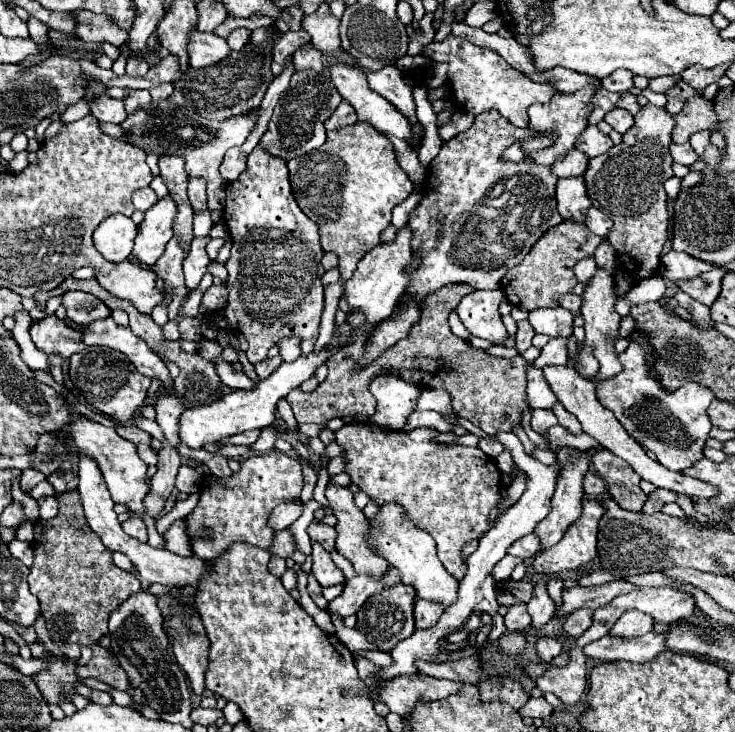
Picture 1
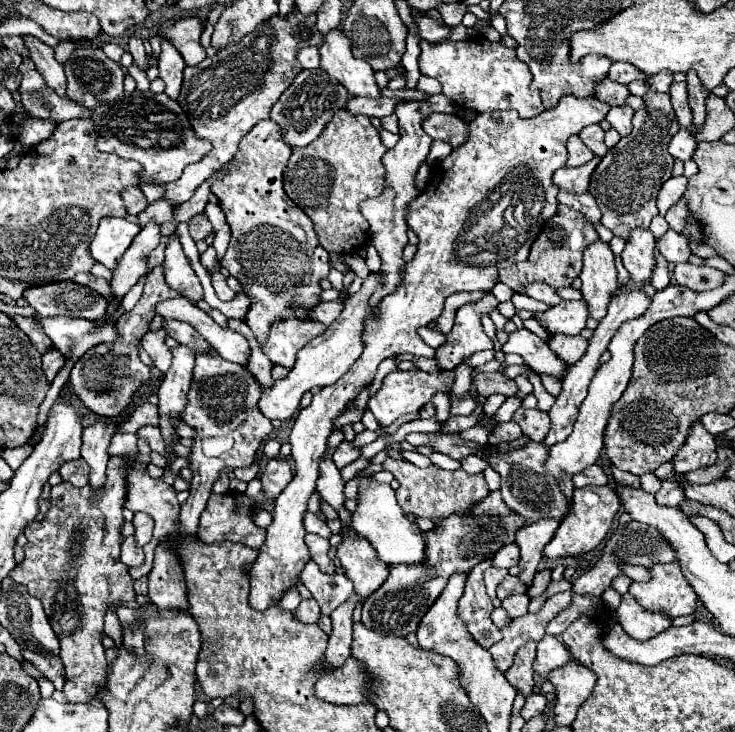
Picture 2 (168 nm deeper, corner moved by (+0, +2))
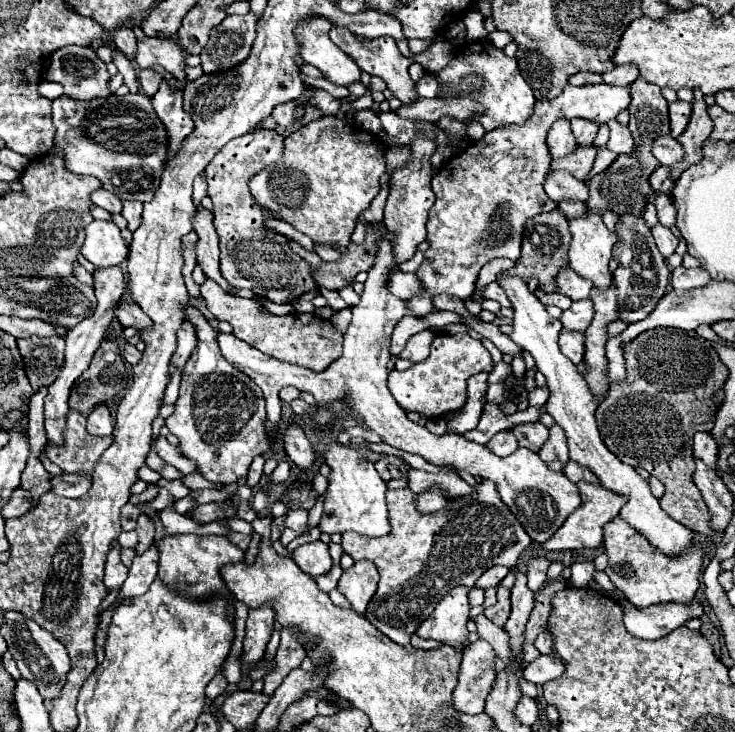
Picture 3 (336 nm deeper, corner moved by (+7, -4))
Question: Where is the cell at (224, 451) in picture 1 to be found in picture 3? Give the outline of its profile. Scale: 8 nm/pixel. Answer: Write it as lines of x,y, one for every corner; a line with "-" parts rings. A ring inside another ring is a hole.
149,484
147,489
140,495
132,495
129,499
131,504
137,504
139,502
147,502
154,499
159,491
159,487
156,484

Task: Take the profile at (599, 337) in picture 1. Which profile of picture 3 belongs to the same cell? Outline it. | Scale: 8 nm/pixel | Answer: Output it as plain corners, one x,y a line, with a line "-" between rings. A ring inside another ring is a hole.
586,210
584,216
572,218
572,220
568,220
568,224
570,224
570,232
572,232
572,244
568,250
570,268
574,268
580,276
590,278
594,282
594,288
606,290
612,280
608,262
612,258
612,246
616,244
616,234
604,226
602,214
594,214
594,210

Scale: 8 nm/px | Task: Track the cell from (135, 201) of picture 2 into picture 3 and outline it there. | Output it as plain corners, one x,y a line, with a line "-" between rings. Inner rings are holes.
94,190
92,192
92,202
104,210
108,210
110,214
116,214
122,210
122,202
120,198
116,198
112,192
108,190

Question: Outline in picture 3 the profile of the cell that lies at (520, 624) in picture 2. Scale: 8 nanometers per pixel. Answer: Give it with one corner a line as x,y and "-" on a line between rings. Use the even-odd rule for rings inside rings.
478,638
462,652
458,686
452,694
452,706
456,706
456,712
484,712
484,702
494,684
494,676
494,650
488,648
486,640

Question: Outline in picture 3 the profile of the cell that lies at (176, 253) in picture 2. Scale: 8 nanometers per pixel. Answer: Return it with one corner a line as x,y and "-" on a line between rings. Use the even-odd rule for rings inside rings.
186,306
186,318
196,326
198,346
184,366
176,410
166,418
166,426
180,440
184,454
198,464
206,480
214,484
232,484
248,474
258,454
266,454
270,448
264,430
264,394
252,378
224,360
216,342
218,330
208,324
200,310

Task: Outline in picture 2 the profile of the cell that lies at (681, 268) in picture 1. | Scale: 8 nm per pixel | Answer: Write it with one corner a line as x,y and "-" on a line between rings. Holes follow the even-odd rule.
667,230
665,236
657,242
659,252
671,262
671,264
683,264
689,262
691,250
689,250
689,242
683,234
675,232
675,230

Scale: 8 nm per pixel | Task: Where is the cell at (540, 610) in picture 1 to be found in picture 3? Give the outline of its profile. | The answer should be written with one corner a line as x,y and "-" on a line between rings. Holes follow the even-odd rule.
544,556
530,558
526,564
526,576
528,576
528,588
532,592
538,592
546,584
546,570
550,566
550,560

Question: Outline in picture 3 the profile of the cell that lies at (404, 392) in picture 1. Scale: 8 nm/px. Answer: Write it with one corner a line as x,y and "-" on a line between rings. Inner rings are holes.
438,334
432,340
430,356
420,364
410,366
406,372
392,370
388,376
388,390
392,392
394,400
400,404
404,412
420,412
426,418
442,418
444,414
452,414
460,410
466,400
466,380
480,372
492,372
492,356
482,346
480,340
470,338
468,334

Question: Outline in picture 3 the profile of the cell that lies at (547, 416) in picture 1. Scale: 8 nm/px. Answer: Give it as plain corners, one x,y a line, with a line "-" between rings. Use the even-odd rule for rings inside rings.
536,422
536,424
518,424
514,428
514,436
518,438
518,444
522,448
538,452
540,446
544,446
544,442
548,440
548,428
540,422

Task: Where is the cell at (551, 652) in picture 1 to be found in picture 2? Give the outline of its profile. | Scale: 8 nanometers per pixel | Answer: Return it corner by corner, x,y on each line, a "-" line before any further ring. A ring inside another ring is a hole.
545,634
537,644
537,658
533,662
533,670
541,676
547,676
551,670
567,664
571,660
571,654
563,646
563,642
555,636

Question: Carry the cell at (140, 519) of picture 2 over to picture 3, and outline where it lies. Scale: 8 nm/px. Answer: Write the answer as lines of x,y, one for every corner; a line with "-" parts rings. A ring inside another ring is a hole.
140,514
136,532
138,532
138,536
140,536
140,542
138,542
138,546
136,546
136,554
144,554
144,552
152,546
152,542
154,542
154,532
156,532
154,518
148,516
148,514

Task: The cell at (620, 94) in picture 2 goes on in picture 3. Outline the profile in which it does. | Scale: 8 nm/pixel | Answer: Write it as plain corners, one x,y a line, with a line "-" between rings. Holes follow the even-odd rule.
578,72
568,80
568,84
572,84
572,86
586,86
586,84
600,84
600,82
602,82
602,78
596,72

